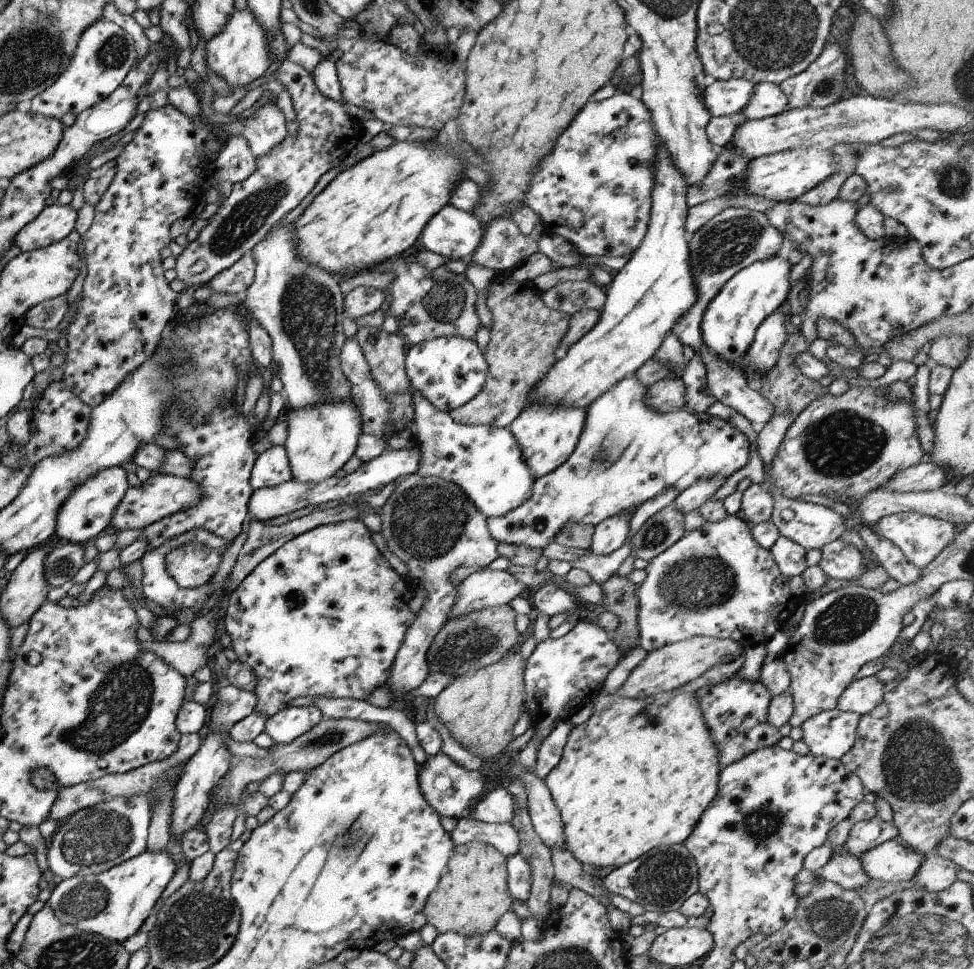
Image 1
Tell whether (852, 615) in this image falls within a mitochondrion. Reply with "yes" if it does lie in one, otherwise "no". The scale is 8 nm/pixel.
yes

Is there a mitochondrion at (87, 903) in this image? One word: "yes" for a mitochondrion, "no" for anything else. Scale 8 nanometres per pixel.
yes

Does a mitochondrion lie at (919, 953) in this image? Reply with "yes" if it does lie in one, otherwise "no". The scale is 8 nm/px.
yes

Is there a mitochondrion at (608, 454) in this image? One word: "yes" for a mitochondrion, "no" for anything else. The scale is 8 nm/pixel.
yes

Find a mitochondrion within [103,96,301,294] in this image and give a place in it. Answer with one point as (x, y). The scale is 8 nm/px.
(250, 214)

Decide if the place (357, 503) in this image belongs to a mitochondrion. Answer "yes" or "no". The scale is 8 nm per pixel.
no

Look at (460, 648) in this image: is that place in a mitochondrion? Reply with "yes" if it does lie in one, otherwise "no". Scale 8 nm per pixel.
yes

